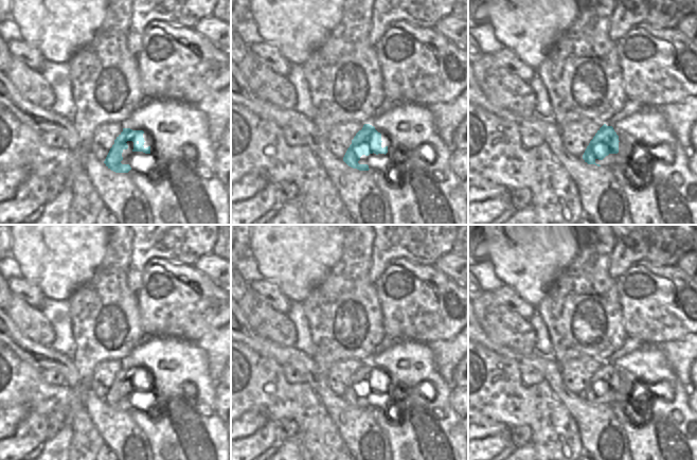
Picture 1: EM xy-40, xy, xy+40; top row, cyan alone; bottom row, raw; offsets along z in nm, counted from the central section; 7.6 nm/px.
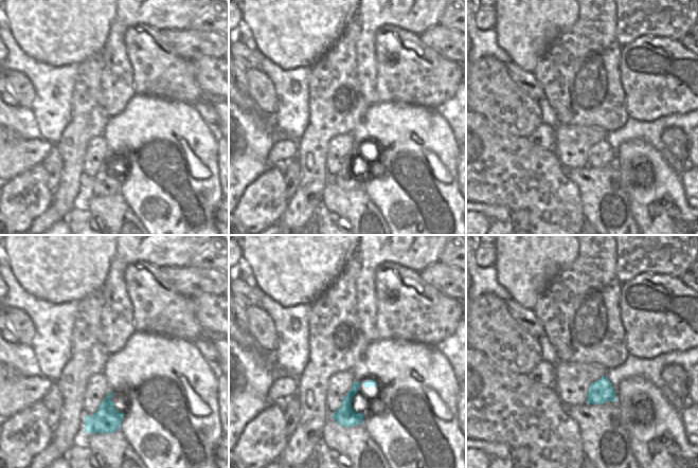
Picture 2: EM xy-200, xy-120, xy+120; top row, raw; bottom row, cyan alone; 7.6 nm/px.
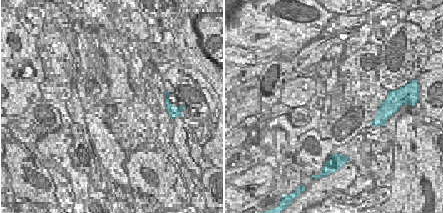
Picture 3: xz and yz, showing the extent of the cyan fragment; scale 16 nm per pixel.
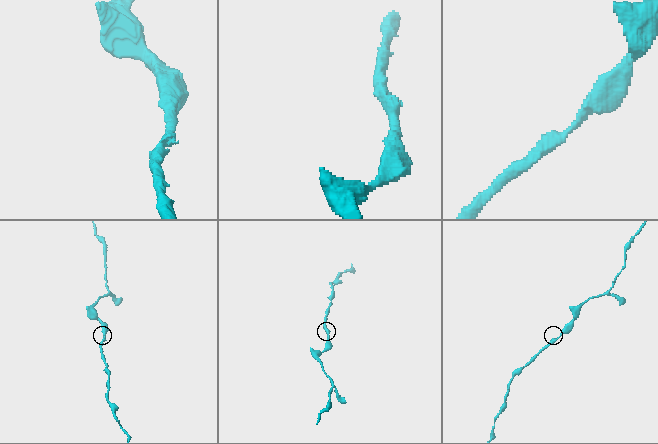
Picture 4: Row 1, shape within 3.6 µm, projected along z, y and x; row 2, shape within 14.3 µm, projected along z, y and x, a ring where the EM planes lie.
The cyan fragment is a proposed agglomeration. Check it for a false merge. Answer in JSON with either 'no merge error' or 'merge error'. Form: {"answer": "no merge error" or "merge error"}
{"answer": "no merge error"}

